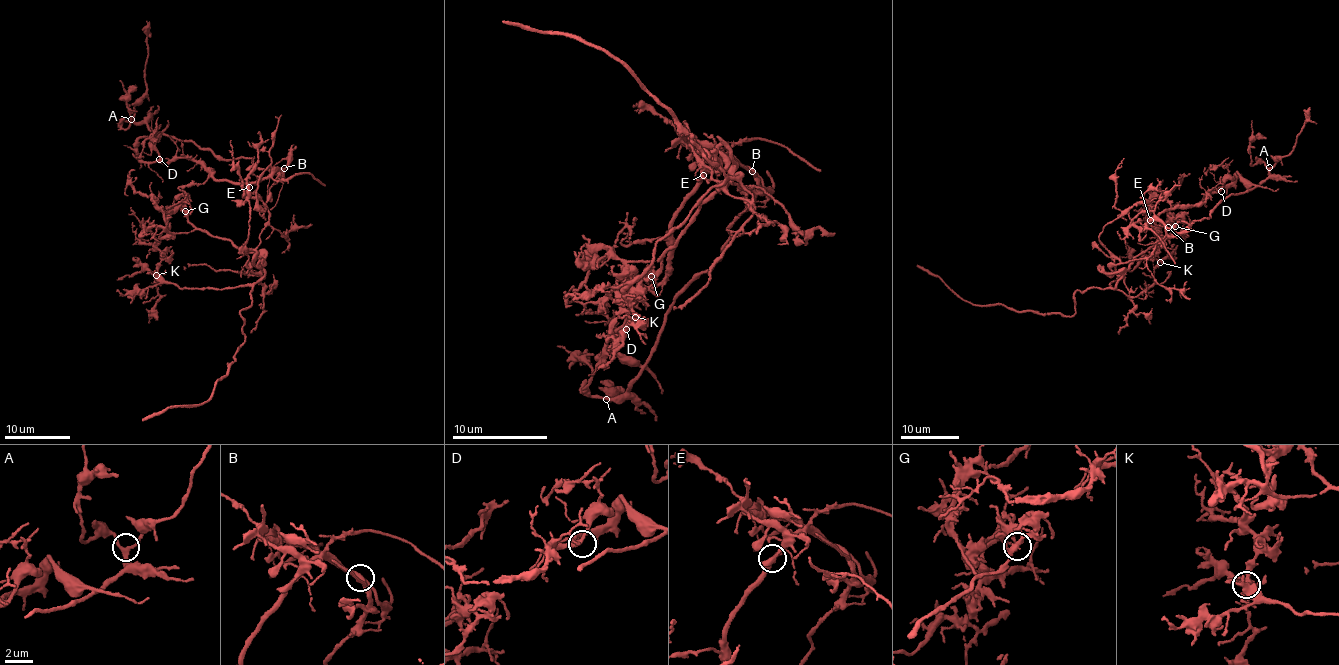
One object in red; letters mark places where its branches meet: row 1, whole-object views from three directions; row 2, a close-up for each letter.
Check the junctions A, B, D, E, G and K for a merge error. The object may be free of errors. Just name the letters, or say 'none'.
E

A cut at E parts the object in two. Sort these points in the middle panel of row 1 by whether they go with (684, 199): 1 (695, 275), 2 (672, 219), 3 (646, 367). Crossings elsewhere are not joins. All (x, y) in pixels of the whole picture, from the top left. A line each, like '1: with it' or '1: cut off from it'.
1: with it
2: with it
3: with it

